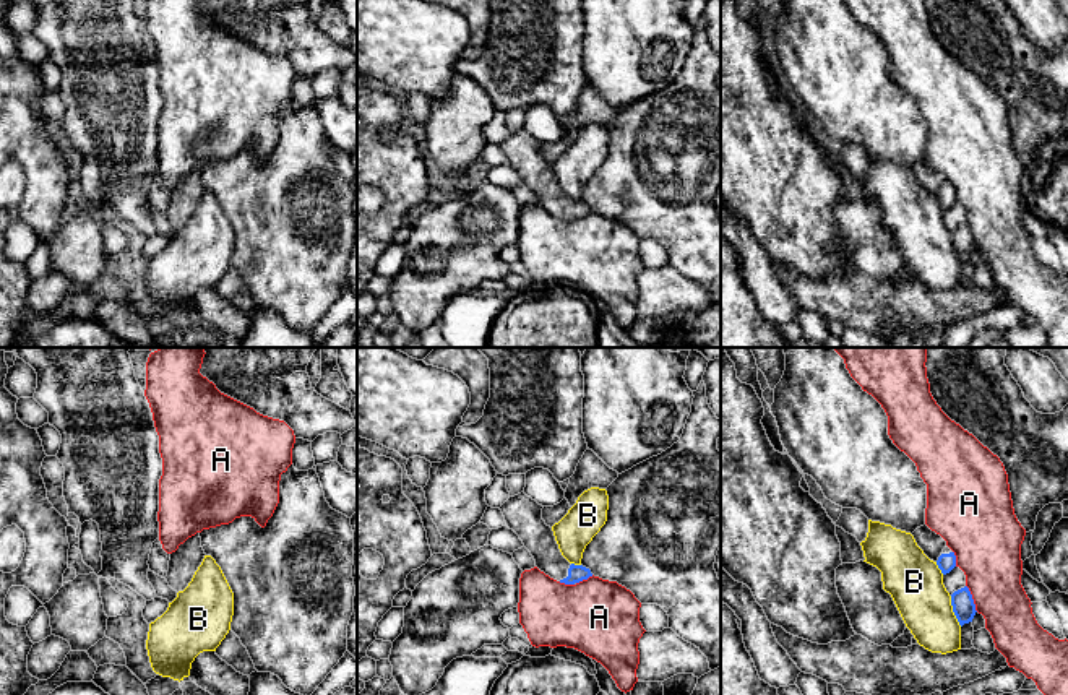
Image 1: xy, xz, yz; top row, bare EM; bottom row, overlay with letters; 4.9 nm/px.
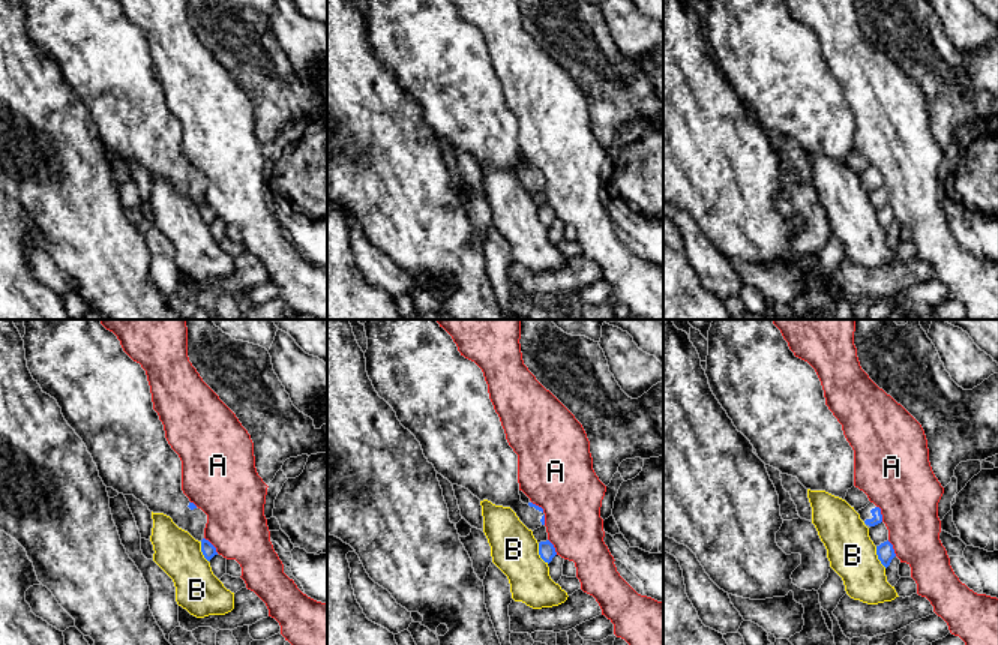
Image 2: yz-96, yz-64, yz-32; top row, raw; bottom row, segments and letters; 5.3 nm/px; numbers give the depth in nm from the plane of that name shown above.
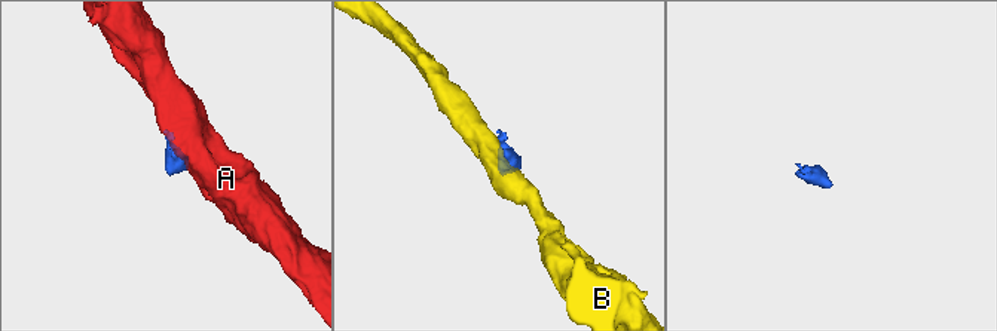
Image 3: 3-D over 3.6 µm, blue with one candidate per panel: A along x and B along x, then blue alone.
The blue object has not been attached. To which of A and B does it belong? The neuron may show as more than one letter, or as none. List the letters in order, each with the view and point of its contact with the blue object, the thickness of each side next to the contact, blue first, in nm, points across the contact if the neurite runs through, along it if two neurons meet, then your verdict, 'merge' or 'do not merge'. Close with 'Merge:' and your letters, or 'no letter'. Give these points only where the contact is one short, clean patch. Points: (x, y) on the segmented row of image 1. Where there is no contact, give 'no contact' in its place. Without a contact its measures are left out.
A: contact yz (971, 598); calibres 110 and 320 nm; do not merge
B: contact yz (953, 611); calibres 110 and 280 nm; border yz (950, 596), (953, 614), (961, 625); do not merge
Merge: no letter

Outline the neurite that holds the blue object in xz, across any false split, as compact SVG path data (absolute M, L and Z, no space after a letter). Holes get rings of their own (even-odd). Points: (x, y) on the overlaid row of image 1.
M524 492L510 497L500 507L506 526L519 536L540 572L565 585L575 585L592 576L589 568L570 563L562 555L552 528L542 520L542 508Z

